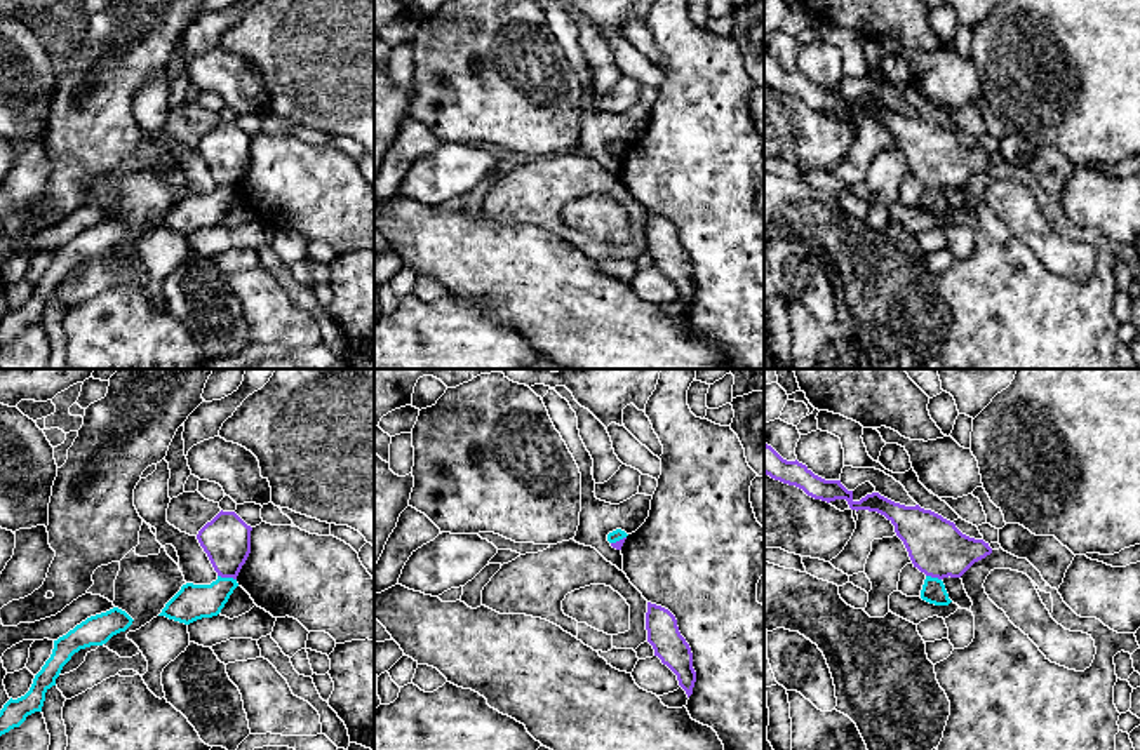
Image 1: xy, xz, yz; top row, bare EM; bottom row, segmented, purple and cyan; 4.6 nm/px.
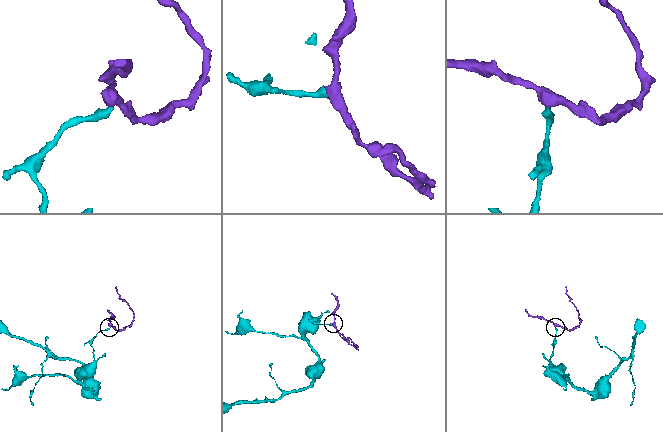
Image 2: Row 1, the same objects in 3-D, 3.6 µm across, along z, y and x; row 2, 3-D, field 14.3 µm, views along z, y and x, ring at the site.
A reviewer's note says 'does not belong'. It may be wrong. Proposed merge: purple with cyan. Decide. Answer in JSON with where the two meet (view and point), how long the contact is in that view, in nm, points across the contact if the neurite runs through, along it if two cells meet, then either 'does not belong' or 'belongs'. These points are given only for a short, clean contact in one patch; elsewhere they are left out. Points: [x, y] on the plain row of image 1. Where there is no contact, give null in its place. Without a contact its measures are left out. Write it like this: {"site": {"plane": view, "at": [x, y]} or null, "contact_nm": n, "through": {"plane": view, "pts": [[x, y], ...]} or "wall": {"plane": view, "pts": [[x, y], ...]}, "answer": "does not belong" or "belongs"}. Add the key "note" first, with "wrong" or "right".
{"note": "right", "site": {"plane": "xy", "at": [227, 187]}, "contact_nm": 90, "wall": {"plane": "xy", "pts": [[218, 185], [235, 190]]}, "answer": "does not belong"}

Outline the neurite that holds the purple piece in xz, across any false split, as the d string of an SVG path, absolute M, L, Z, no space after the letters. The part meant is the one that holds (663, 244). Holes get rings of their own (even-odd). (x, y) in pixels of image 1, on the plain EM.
M647 212L646 240L654 266L677 285L679 296L689 308L696 292L696 282L691 258L681 245L675 226L668 219Z

